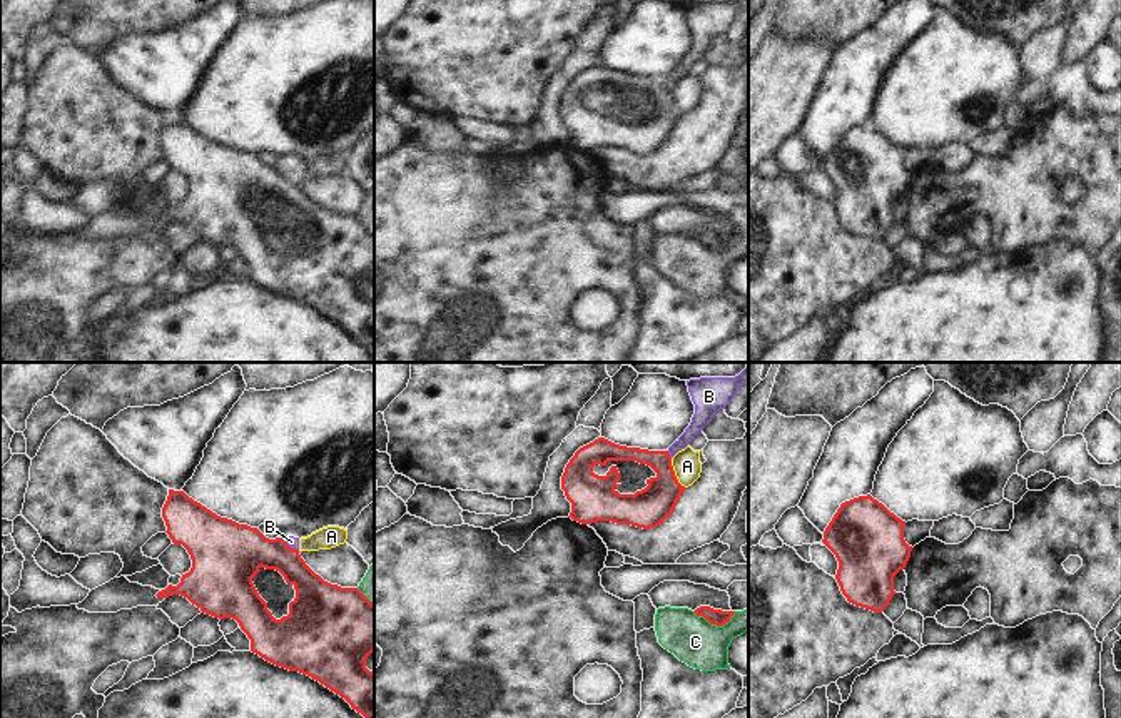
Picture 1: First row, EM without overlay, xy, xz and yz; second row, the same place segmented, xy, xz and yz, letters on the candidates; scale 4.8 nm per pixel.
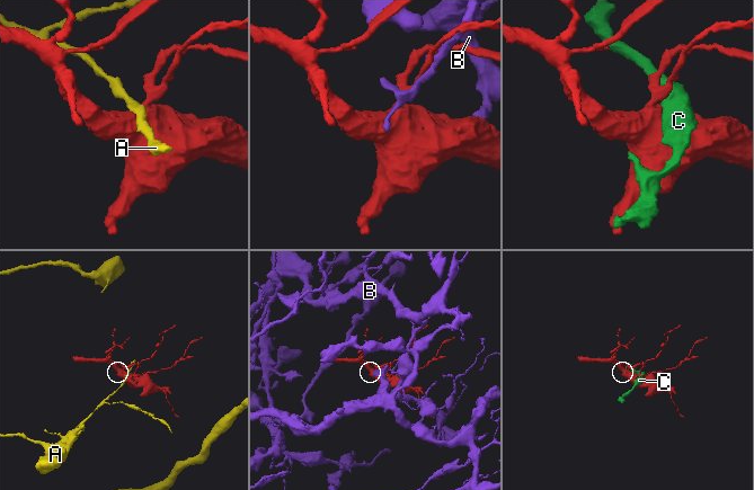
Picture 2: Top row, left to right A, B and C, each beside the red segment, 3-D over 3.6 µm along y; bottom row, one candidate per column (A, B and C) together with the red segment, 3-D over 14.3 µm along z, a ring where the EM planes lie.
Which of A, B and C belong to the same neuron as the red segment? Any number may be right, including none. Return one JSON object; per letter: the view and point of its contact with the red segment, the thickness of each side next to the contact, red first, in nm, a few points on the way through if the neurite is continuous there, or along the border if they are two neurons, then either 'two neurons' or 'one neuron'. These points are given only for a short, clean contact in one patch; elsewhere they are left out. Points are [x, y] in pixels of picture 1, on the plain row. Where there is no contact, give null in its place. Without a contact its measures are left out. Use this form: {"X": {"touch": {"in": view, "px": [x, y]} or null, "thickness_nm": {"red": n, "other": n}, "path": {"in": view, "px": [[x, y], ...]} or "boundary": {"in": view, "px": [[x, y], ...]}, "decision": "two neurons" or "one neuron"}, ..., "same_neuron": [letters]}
{"A": {"touch": {"in": "xz", "px": [674, 99]}, "thickness_nm": {"red": 190, "other": 140}, "decision": "two neurons"}, "B": {"touch": {"in": "xz", "px": [669, 80]}, "thickness_nm": {"red": 180, "other": 80}, "decision": "two neurons"}, "C": {"touch": {"in": "xz", "px": [715, 249]}, "thickness_nm": {"red": 80, "other": 220}, "decision": "two neurons"}, "same_neuron": []}

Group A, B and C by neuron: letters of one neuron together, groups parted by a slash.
A / B / C

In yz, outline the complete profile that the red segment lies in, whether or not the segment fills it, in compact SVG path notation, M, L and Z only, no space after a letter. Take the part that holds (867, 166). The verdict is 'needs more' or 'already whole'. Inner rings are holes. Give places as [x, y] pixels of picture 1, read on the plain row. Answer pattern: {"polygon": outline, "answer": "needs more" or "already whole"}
{"polygon": "M870 120L840 130L824 157L822 169L835 180L835 205L849 229L882 239L894 217L894 202L905 194L912 172L904 165L905 147L890 139Z", "answer": "already whole"}

